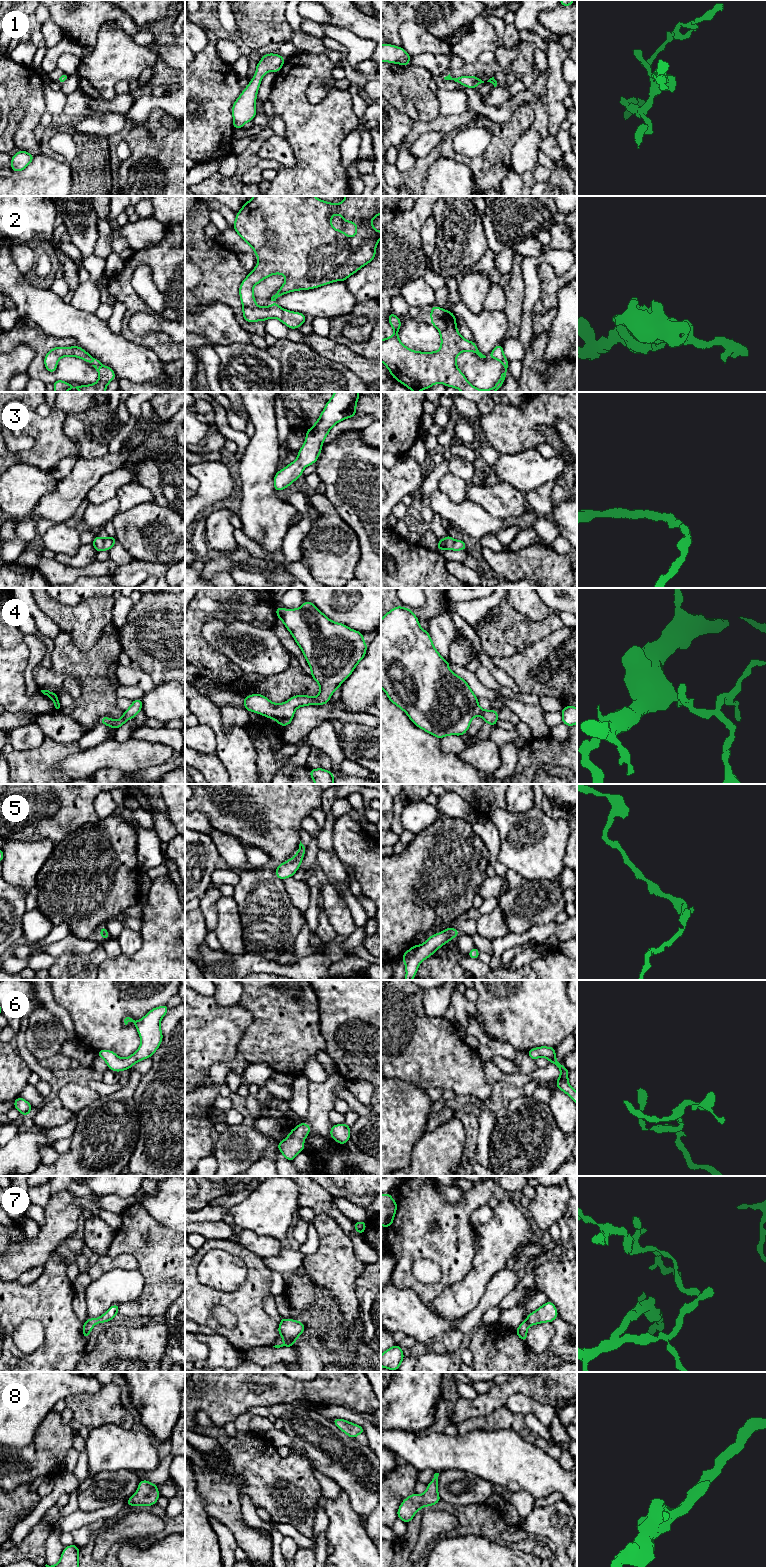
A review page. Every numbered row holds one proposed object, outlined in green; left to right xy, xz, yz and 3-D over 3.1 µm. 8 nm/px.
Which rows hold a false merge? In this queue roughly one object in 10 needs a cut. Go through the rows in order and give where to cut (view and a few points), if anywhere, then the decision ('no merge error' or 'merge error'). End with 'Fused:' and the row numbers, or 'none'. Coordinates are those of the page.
1: cut none; no merge error
2: cut none; no merge error
3: cut none; no merge error
4: cut none; no merge error
5: cut none; no merge error
6: cut none; no merge error
7: cut none; no merge error
8: cut none; no merge error
Fused: none

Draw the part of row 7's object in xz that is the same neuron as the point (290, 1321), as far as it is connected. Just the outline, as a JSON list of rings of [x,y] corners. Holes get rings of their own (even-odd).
[[[280,1316],[281,1317],[281,1316]],[[281,1317],[278,1332],[284,1339],[284,1343],[281,1345],[275,1345],[273,1347],[291,1347],[294,1346],[295,1340],[305,1331],[305,1326],[301,1321],[293,1319],[285,1319]]]

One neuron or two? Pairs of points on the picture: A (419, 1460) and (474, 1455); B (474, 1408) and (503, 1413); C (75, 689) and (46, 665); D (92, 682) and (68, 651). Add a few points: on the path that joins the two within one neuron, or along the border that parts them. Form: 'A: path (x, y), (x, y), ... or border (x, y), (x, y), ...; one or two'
A: path (433, 1456), (460, 1455); one
B: border (505, 1405), (501, 1405), (489, 1413), (470, 1418); two
C: path (66, 683), (57, 682), (49, 674); one
D: path (90, 674), (75, 659); one

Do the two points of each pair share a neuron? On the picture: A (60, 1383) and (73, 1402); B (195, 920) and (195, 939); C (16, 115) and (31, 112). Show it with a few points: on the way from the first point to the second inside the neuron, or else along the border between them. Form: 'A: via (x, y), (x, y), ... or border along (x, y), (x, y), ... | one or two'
A: border along (92, 1393), (79, 1393), (65, 1398) | two
B: via (195, 925), (195, 934) | one
C: border along (19, 107), (24, 116), (14, 136) | two

